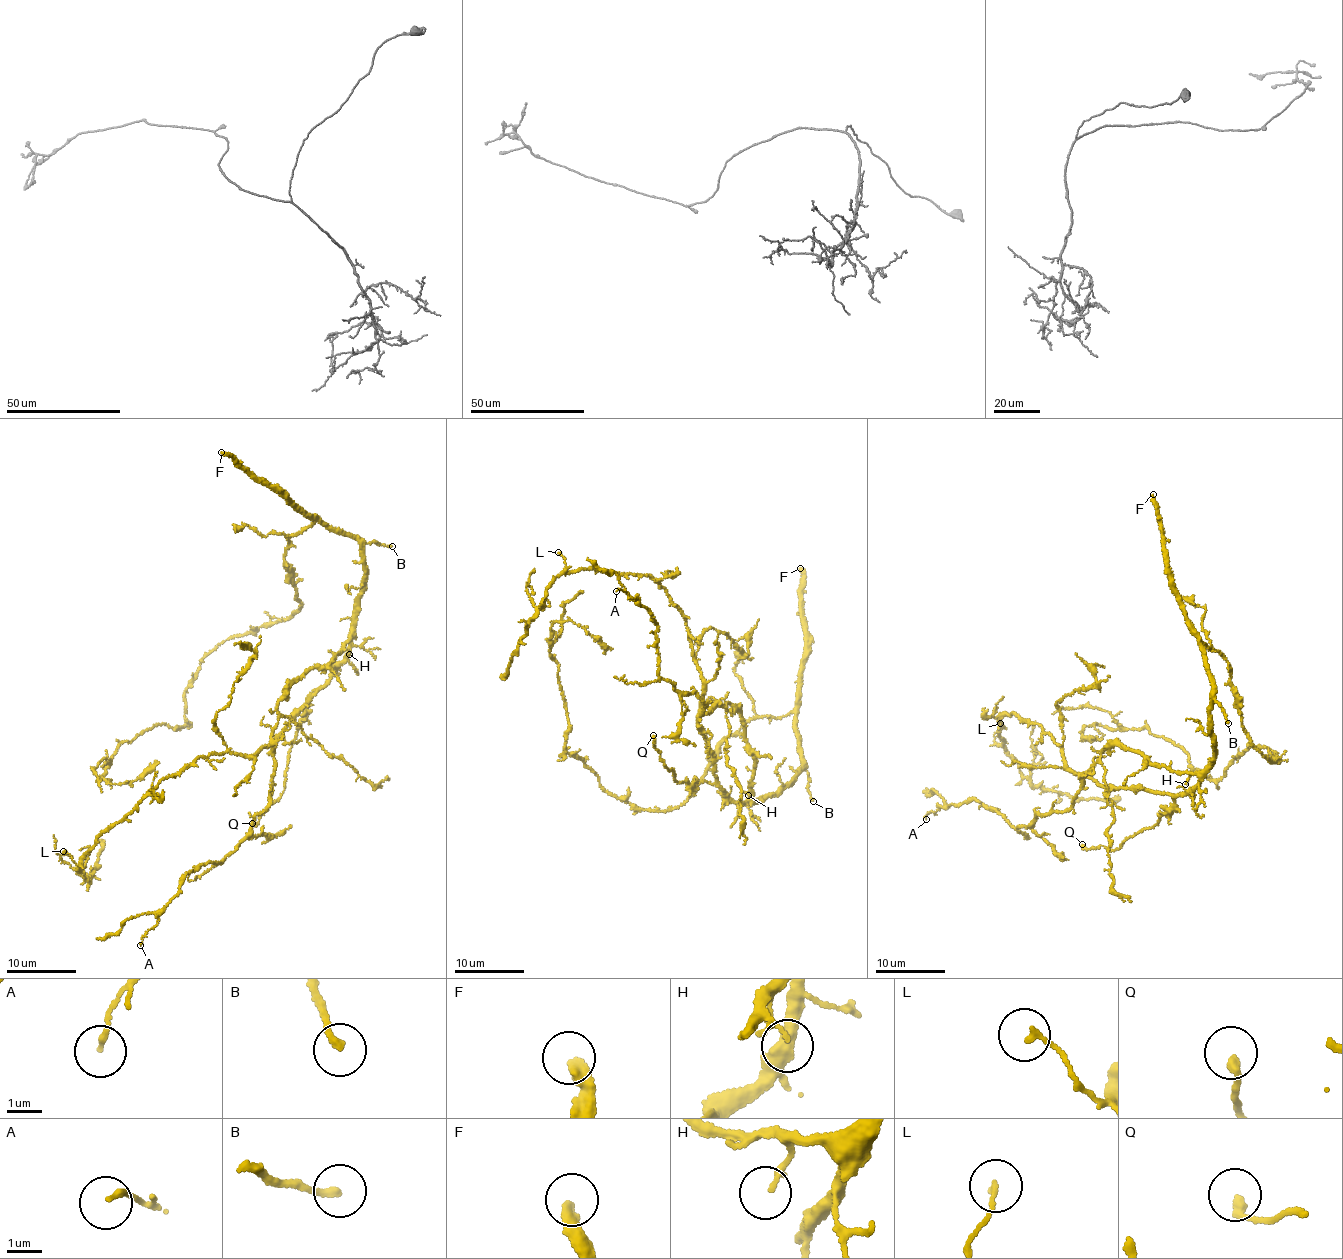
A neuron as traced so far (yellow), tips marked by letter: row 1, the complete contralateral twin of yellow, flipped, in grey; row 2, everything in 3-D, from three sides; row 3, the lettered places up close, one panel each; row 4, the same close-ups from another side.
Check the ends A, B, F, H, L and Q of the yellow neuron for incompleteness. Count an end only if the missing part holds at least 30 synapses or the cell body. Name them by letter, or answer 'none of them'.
B, F

